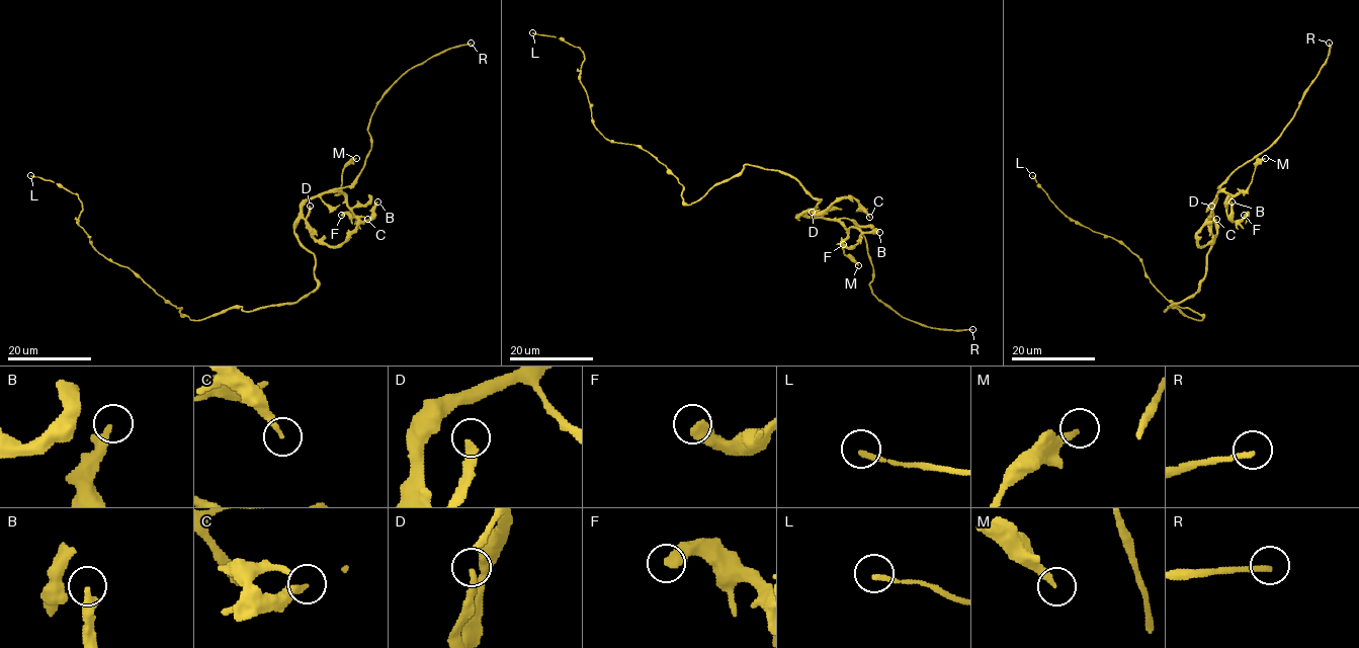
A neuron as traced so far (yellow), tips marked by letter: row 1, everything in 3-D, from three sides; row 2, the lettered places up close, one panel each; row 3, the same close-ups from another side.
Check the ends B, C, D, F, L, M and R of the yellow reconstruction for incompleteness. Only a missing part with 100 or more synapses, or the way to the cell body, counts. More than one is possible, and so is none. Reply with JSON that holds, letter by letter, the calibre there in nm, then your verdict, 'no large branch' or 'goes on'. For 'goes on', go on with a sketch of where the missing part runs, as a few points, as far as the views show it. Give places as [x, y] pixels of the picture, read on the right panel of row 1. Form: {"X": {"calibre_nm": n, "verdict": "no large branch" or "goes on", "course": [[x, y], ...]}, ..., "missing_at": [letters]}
{"B": {"calibre_nm": 320, "verdict": "no large branch"}, "C": {"calibre_nm": 240, "verdict": "no large branch"}, "D": {"calibre_nm": 280, "verdict": "no large branch"}, "F": {"calibre_nm": 440, "verdict": "no large branch"}, "L": {"calibre_nm": 180, "verdict": "no large branch"}, "M": {"calibre_nm": 260, "verdict": "no large branch"}, "R": {"calibre_nm": 200, "verdict": "goes on", "course": [[1329, 43], [1295, 75], [1246, 139], [1189, 195], [1200, 214], [1217, 213], [1222, 209], [1220, 201]]}, "missing_at": ["R"]}

